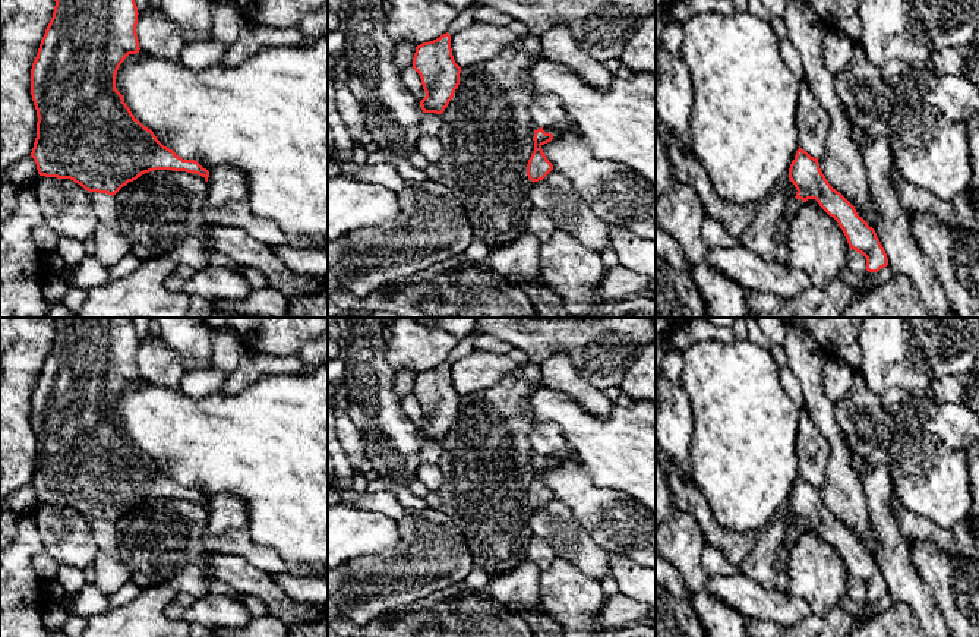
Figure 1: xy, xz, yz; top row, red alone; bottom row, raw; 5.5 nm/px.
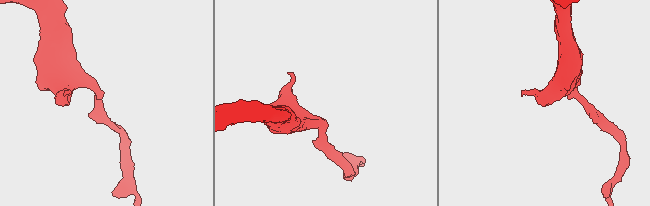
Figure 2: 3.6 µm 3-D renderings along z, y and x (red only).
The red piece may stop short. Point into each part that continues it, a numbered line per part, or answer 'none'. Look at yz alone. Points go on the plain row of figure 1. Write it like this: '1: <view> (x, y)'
1: yz (793, 533)

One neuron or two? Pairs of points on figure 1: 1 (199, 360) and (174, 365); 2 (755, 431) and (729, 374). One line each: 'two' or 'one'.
1: two
2: one

